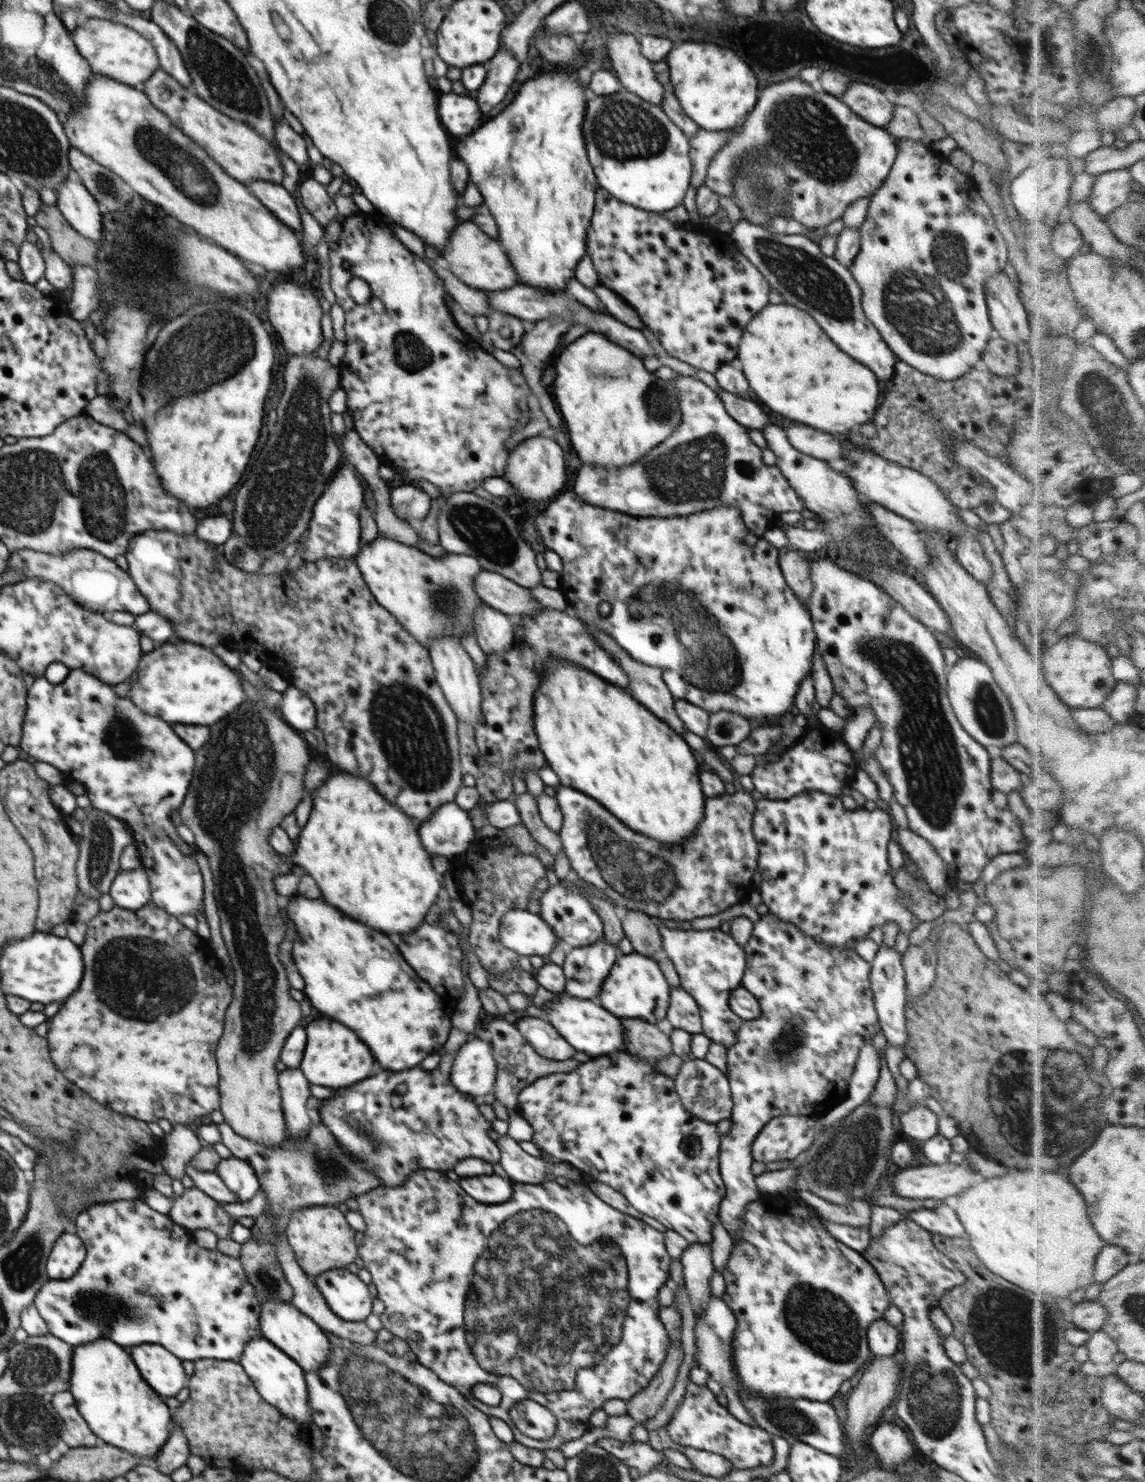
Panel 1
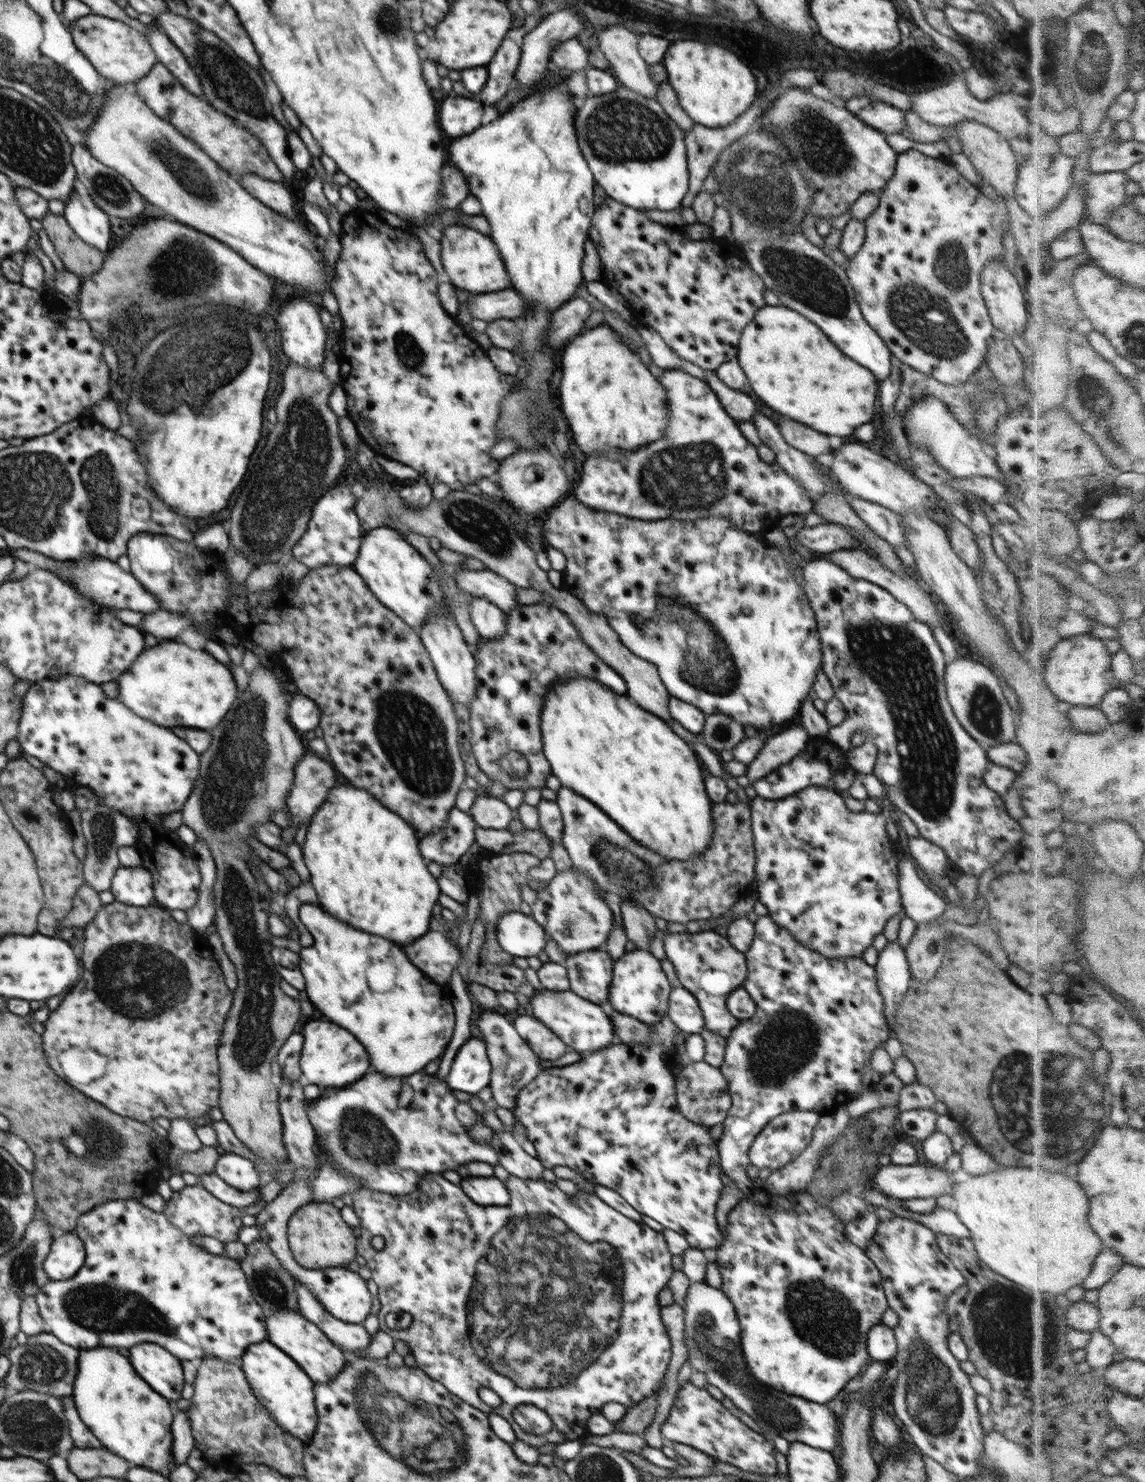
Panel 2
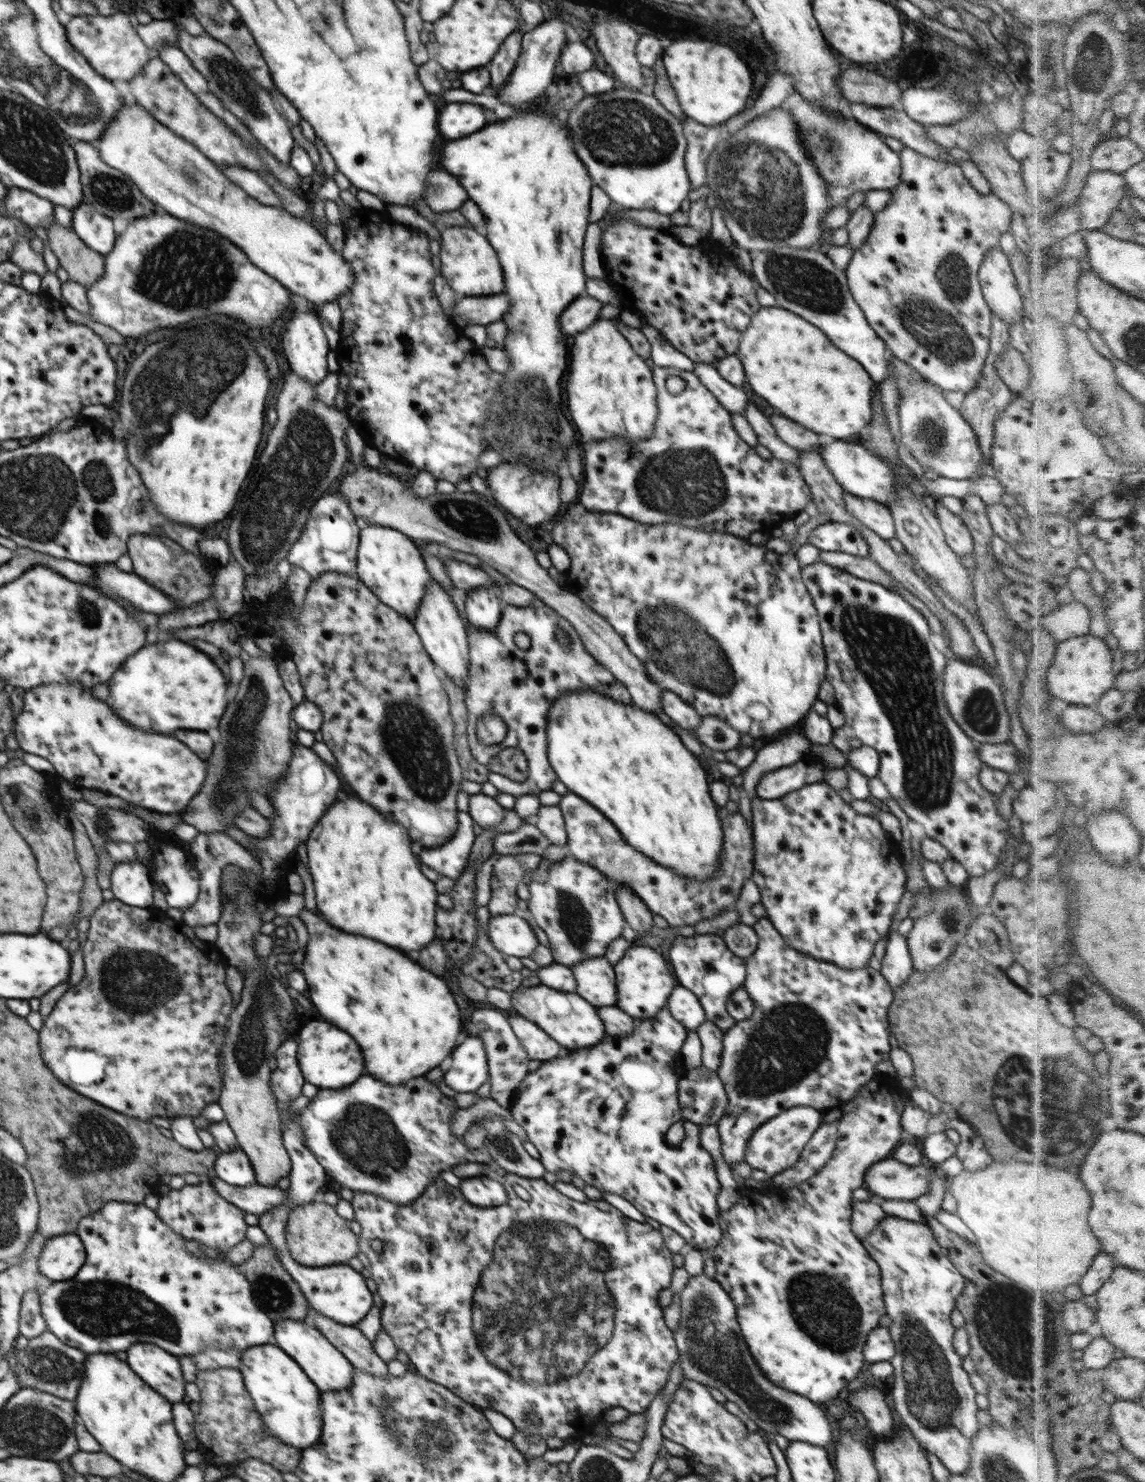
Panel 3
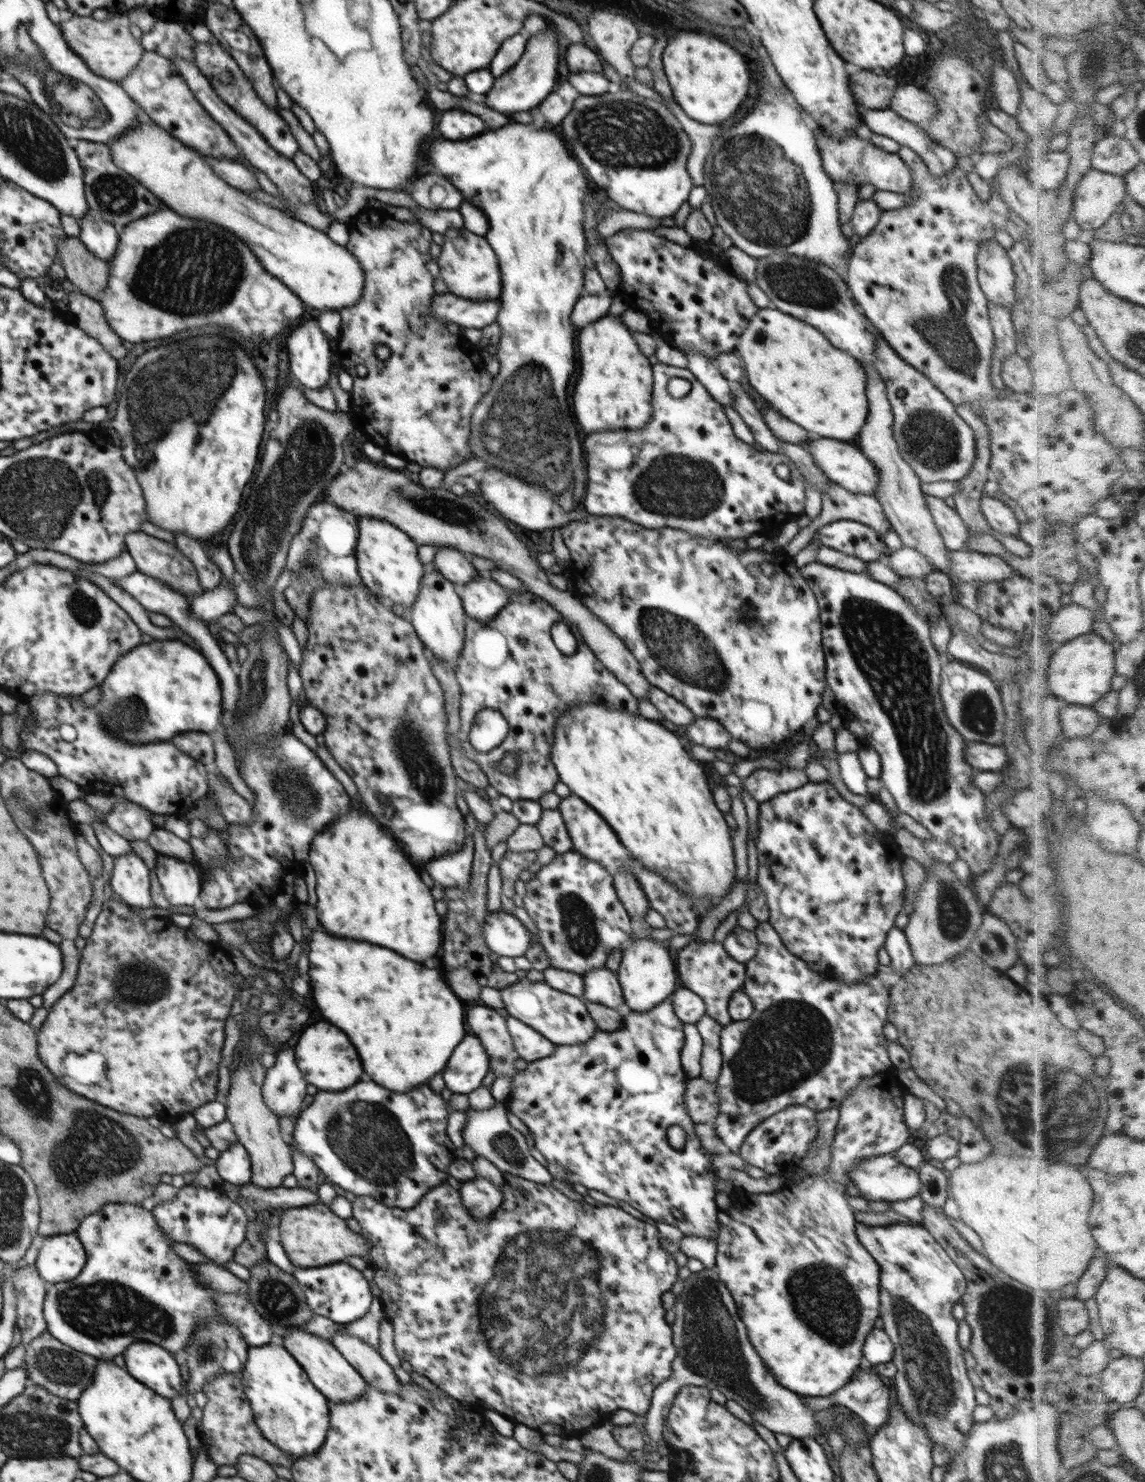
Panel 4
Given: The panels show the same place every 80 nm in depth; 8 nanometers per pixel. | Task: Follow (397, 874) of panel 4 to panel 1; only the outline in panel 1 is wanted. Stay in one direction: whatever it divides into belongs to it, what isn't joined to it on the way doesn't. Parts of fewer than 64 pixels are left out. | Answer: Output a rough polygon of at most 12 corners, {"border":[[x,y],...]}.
{"border":[[336,768],[293,864],[380,932],[442,891],[418,824]]}

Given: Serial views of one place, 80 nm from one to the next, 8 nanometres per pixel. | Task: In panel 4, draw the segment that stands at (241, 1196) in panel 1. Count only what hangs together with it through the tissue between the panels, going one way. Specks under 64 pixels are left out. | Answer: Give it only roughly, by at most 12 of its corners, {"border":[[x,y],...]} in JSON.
{"border":[[240,1141],[213,1162],[224,1183],[252,1182],[251,1158]]}

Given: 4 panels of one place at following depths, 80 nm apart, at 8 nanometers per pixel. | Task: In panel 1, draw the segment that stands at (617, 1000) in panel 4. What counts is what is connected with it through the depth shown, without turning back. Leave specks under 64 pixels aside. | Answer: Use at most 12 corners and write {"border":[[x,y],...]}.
{"border":[[604,937],[574,948],[562,966],[564,991],[539,986],[541,1008],[562,995],[597,1002],[618,956]]}

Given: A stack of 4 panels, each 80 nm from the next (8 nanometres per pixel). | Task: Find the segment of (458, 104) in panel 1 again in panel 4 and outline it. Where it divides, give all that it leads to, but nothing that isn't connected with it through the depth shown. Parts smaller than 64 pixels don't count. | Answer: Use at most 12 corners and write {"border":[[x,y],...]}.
{"border":[[450,110],[438,122],[448,140],[461,141],[485,131],[485,122]]}

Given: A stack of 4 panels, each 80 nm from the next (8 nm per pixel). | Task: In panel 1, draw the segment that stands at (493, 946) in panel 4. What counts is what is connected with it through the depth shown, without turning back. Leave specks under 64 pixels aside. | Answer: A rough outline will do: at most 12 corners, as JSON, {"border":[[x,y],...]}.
{"border":[[509,910],[503,945],[522,956],[549,955],[557,934],[540,915]]}

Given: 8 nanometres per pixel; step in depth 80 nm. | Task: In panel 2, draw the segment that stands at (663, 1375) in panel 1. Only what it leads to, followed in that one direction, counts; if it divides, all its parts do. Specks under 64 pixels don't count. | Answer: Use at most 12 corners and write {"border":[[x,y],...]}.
{"border":[[659,1390],[627,1407],[615,1430],[642,1435],[652,1424]]}

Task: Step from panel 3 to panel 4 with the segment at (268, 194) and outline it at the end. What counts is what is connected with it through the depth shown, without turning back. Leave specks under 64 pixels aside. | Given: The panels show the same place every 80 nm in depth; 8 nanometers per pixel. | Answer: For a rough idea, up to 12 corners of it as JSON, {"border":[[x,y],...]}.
{"border":[[204,155],[206,164],[230,186],[248,193],[260,189],[242,163]]}

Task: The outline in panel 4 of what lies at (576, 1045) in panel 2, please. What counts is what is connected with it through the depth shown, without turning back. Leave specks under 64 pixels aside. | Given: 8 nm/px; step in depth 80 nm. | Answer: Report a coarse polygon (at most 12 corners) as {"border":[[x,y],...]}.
{"border":[[526,978],[500,991],[506,1016],[555,1045],[598,1031],[583,997]]}

